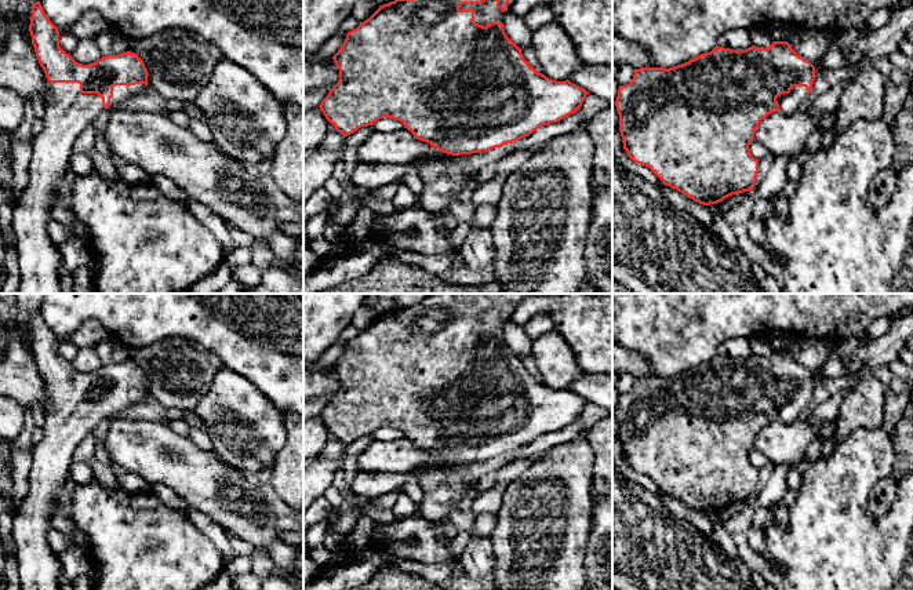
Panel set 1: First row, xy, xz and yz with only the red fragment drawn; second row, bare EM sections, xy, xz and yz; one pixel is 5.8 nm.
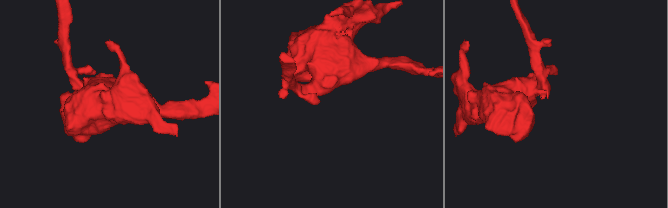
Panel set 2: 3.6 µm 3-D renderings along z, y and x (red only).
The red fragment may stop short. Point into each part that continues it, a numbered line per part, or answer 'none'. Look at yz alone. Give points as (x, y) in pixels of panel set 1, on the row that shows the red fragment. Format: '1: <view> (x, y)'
1: yz (792, 102)

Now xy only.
1: xy (68, 112)

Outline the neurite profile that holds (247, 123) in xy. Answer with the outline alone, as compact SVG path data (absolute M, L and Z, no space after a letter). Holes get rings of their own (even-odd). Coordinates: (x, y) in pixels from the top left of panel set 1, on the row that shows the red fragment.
M226 58L215 66L210 81L196 96L194 106L207 117L215 146L226 157L240 163L272 159L277 143L287 132L283 105L254 74Z

